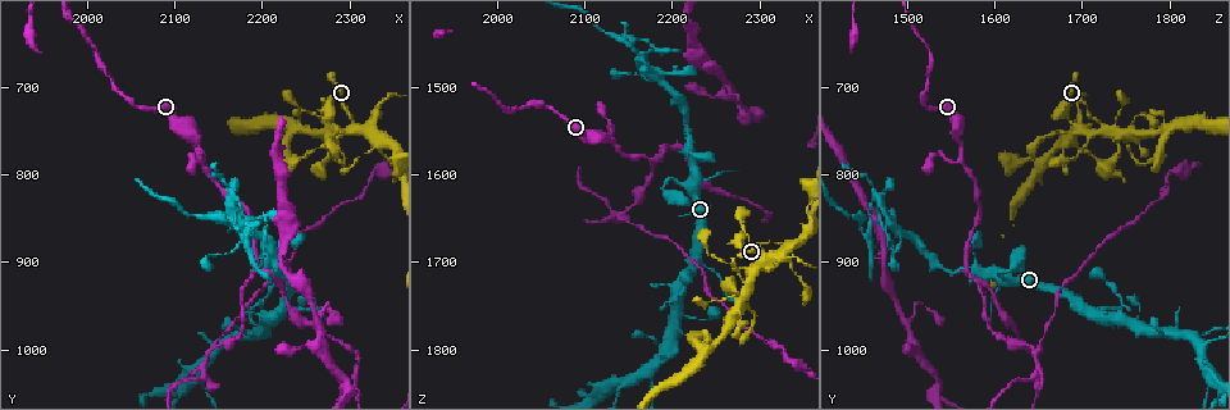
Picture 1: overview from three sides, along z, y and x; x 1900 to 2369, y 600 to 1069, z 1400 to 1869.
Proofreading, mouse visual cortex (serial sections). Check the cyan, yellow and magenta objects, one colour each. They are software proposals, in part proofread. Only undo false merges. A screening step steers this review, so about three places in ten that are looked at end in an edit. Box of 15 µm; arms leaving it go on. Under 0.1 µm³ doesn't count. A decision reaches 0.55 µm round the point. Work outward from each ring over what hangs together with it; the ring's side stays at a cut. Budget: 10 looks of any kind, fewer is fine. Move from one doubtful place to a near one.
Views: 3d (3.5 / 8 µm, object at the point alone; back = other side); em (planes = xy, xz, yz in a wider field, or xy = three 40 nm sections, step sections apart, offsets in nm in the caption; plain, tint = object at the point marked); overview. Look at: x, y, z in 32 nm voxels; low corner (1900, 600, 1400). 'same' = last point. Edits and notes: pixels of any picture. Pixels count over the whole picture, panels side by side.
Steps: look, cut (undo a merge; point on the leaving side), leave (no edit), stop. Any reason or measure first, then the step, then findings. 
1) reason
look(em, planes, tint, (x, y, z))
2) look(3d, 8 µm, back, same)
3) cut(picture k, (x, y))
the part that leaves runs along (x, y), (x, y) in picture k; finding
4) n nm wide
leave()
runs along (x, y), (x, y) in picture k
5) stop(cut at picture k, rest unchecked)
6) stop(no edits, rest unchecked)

abrupt turn
look(3d, 8 µm, (2170, 835, 1455))

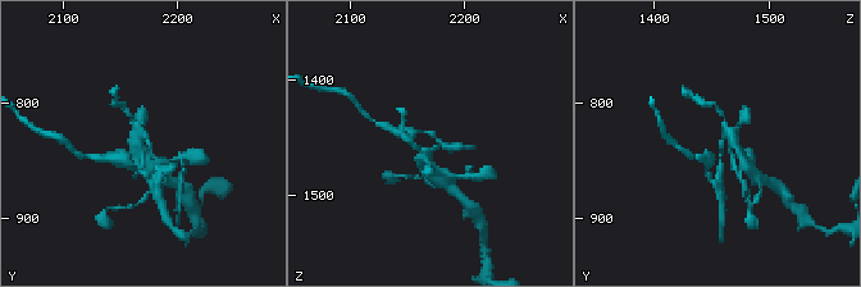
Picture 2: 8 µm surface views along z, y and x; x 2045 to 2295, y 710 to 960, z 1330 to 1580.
zoom in
look(3d, 3.5 µm, (2174, 834, 1462))

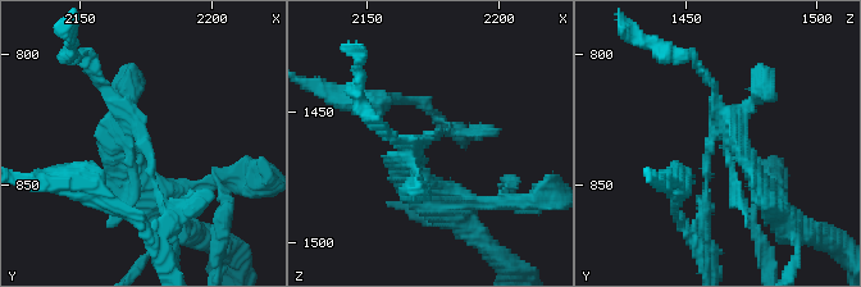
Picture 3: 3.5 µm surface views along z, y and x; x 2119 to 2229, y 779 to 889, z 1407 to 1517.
look(em, planes, tint, (2174, 836, 1459))

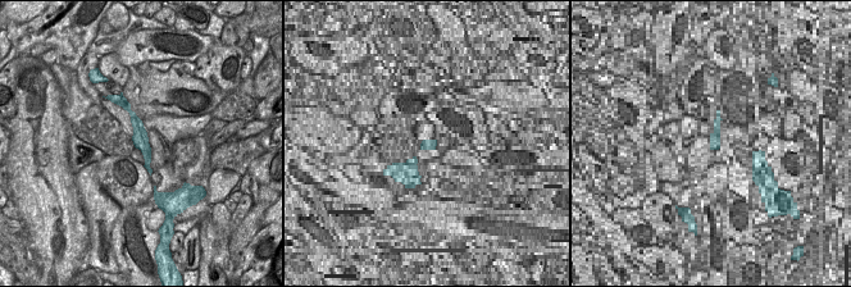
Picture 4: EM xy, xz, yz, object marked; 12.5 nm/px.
cut(picture 3, (756, 82))
the part that leaves runs along (723, 133), (710, 141), (704, 219) in picture 3; two cells meet here

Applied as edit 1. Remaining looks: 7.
redraw
look(overview)

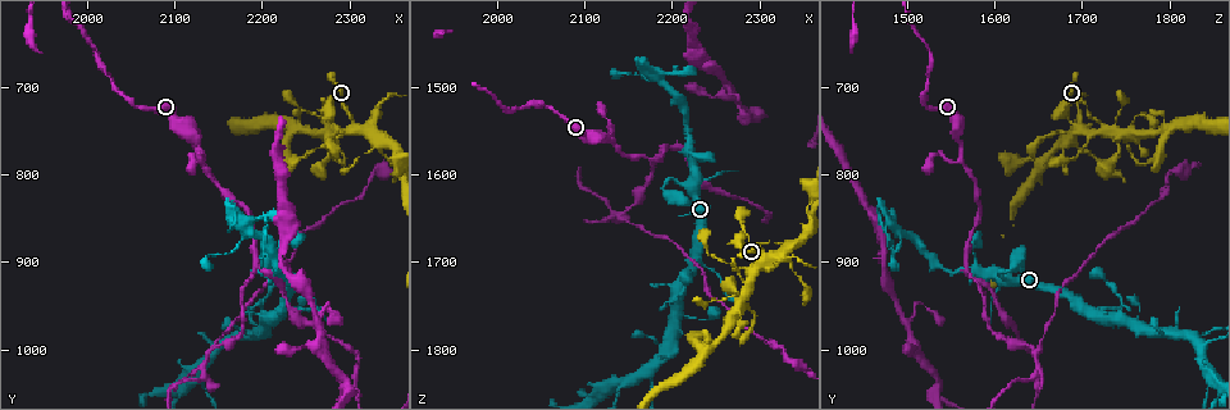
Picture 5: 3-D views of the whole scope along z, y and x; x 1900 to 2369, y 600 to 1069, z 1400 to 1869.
look(3d, 3.5 µm, (2195, 900, 1570))

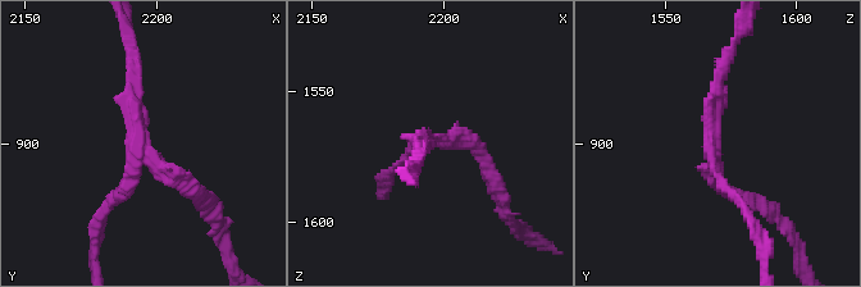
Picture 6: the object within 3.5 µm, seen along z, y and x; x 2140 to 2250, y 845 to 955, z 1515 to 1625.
3 arms; arms of 150, 150, 150 nm
look(em, xy, step 5, tint, (2193, 902, 1567))

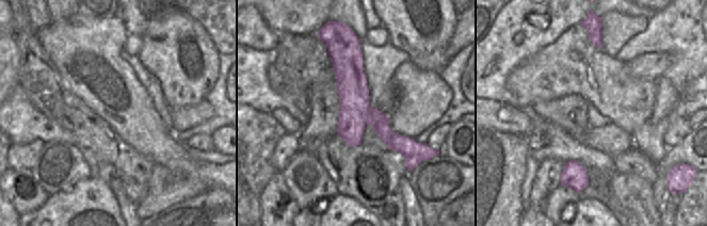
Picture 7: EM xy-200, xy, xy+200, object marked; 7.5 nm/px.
leave()
one cell here

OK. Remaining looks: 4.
abrupt turn
look(3d, 3.5 µm, (2310, 750, 1700))

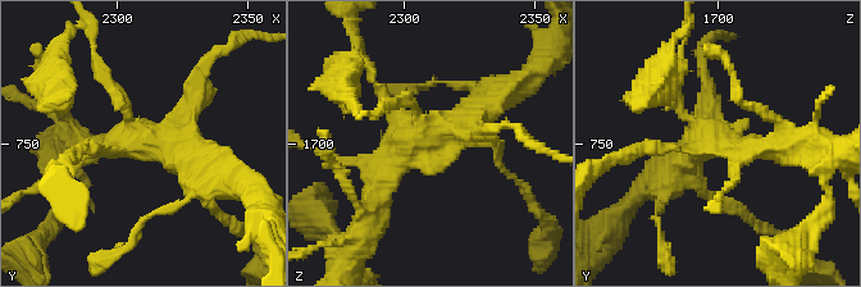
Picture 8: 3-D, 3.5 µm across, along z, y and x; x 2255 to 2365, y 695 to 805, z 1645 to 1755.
shape alone is not enough
look(em, xy, step 5, tint, (2306, 750, 1696))

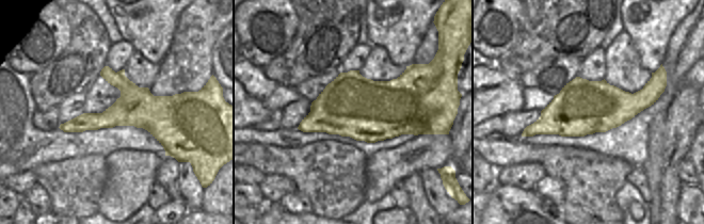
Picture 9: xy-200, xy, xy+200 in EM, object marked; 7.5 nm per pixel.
leave()
all the same cell

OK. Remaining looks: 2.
sudden change in width
look(3d, 3.5 µm, (2130, 1035, 1845))

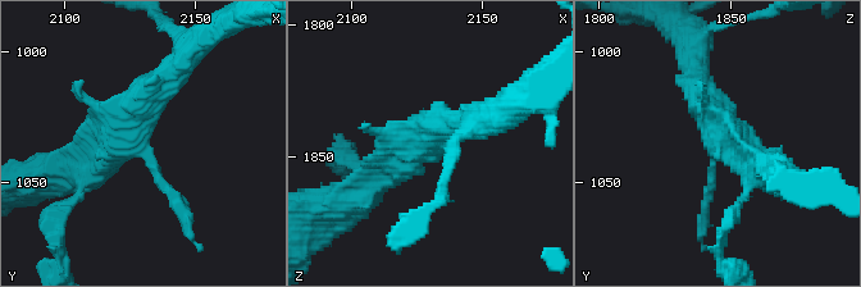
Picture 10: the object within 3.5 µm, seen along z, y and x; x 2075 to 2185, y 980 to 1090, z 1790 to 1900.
look(em, xy, step 5, tint, (2128, 1036, 1845))

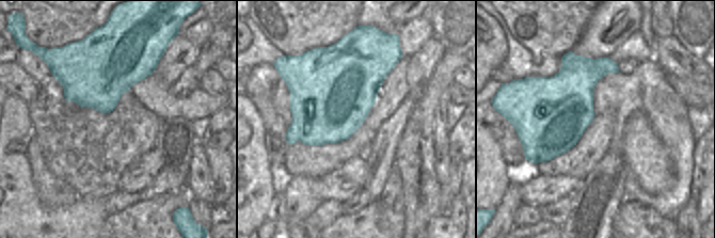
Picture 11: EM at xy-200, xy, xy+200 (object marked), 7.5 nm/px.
leave()
runs along (176, 67), (117, 145), (69, 168) in picture 10; all the same cell

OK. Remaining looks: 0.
stop(cut at picture 3, rest unchecked)

